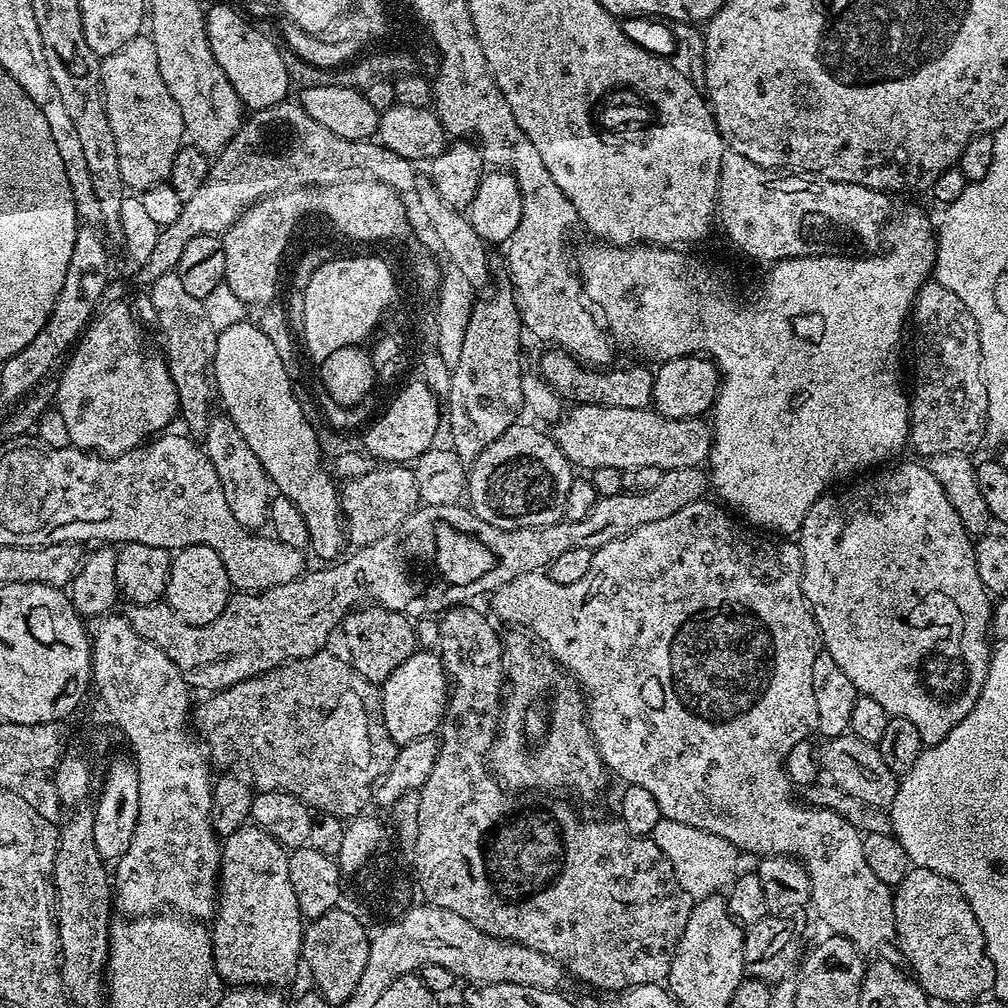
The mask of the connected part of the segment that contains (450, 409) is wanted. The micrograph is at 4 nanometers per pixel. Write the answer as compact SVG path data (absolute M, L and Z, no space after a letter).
M503 286L497 290L493 296L484 296L475 301L472 306L472 313L466 322L466 334L460 340L460 357L458 362L451 369L450 379L448 382L448 395L446 397L446 432L448 428L448 436L450 447L460 461L471 462L478 458L478 454L482 454L482 450L486 450L486 446L490 446L490 442L494 442L494 438L502 438L502 434L506 434L506 430L517 423L520 410L522 412L522 405L524 403L522 394L522 378L524 372L520 368L520 332L522 333L522 325L520 322L520 311L516 308L516 298L513 289L508 286Z

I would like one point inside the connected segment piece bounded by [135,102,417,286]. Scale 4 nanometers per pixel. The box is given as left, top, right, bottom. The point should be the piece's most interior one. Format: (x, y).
(280, 147)

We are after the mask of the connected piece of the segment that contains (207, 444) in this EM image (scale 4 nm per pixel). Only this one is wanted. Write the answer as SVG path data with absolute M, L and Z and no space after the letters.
M218 412L211 415L203 431L202 447L205 455L214 466L218 480L226 497L226 506L230 506L230 514L234 514L236 521L249 530L260 530L268 520L271 481L265 474L261 461L250 449L249 443L242 437L241 431L234 426L234 422L227 413Z

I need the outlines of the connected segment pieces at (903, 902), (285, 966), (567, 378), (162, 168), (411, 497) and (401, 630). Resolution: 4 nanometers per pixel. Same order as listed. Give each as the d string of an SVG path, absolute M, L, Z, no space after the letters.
M909 867L906 878L895 885L892 905L896 940L908 959L907 967L933 1001L972 1002L995 989L996 967L990 962L982 926L954 881L934 870Z
M243 826L231 833L223 841L220 854L220 868L218 871L218 895L214 903L214 915L210 920L210 935L212 938L212 957L216 959L216 969L221 981L228 986L259 986L272 988L284 984L296 972L296 967L302 964L302 949L304 946L305 921L298 910L298 900L294 898L294 888L290 886L290 872L288 870L289 853L270 834L255 826Z
M552 346L540 356L538 373L556 392L557 396L576 404L601 404L607 408L647 408L652 402L653 369L616 368L608 366L601 370L596 366L582 366L569 352Z
M151 35L135 36L122 50L103 57L100 89L104 92L106 118L118 146L118 166L125 185L132 190L143 190L165 183L174 164L174 154L185 143L186 133L182 110L178 110L178 102L174 102L162 82Z
M403 463L368 471L362 476L355 476L339 489L340 514L344 526L347 543L356 548L370 546L370 542L378 542L378 538L386 538L420 504L418 482L414 478L412 468Z
M356 606L345 615L342 621L344 644L348 647L347 655L358 674L373 682L383 682L406 658L417 651L418 641L413 621L402 612L379 606Z

